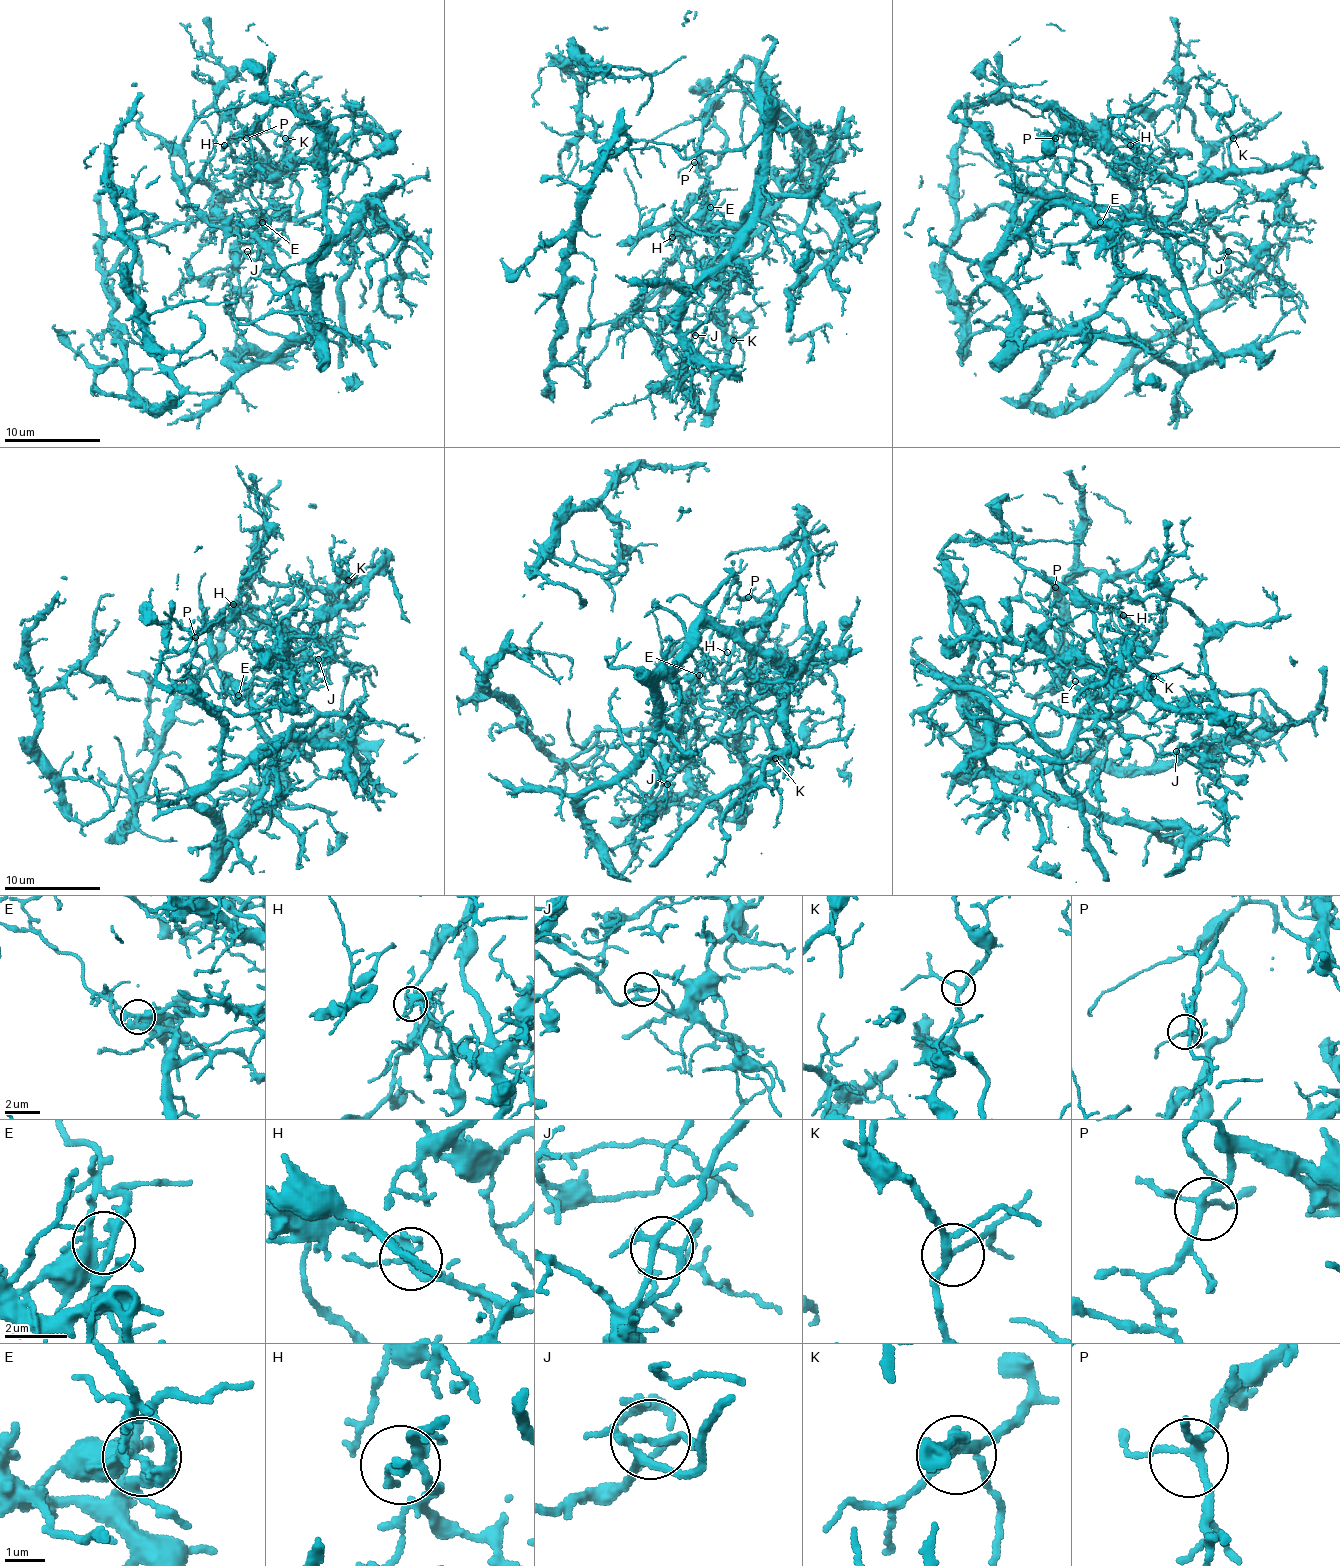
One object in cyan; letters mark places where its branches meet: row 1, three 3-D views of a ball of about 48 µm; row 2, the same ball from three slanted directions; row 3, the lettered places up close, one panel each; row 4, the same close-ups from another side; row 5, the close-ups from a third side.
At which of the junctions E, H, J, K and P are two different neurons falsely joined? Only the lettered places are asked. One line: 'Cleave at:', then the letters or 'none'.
Cleave at: E, J

